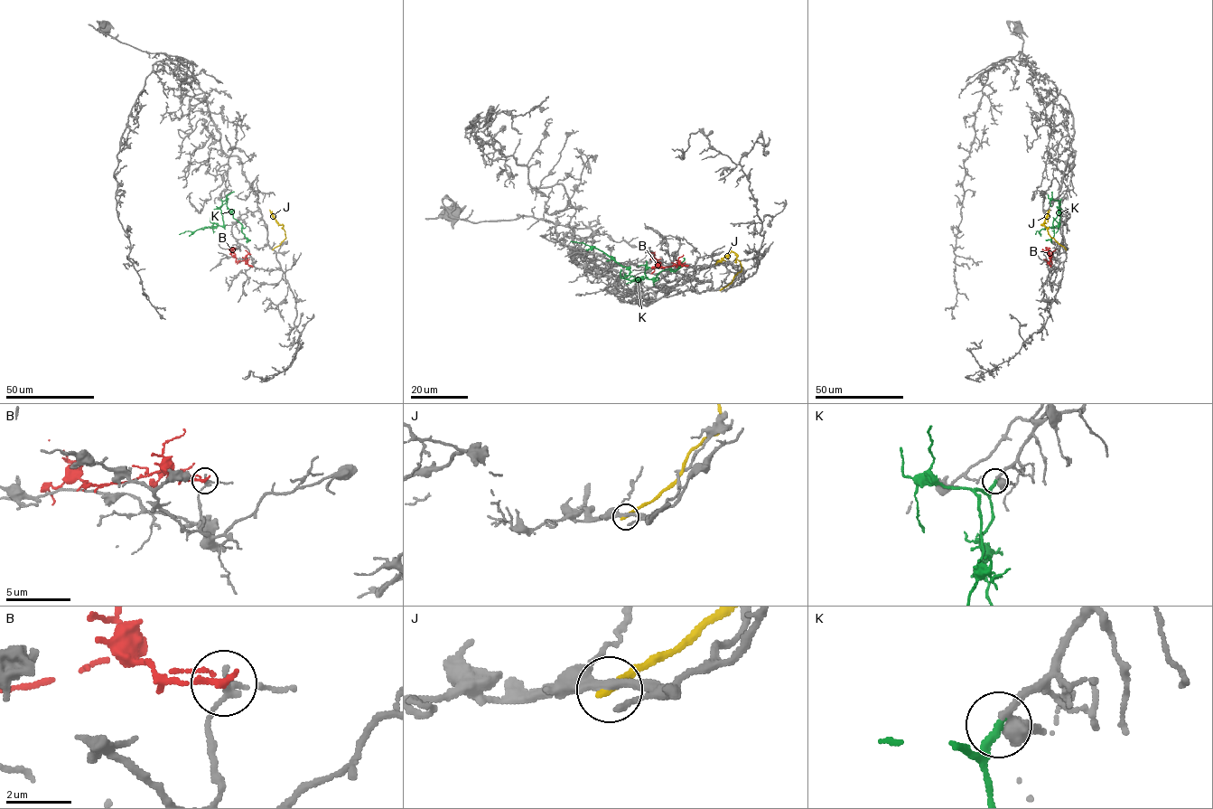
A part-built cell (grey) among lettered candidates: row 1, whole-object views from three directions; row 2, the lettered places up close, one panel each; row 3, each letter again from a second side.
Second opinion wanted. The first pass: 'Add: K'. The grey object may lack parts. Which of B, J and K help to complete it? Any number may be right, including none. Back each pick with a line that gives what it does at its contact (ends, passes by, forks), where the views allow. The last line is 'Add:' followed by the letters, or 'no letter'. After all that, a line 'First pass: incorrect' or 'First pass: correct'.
K: it ends
Add: K
First pass: correct

